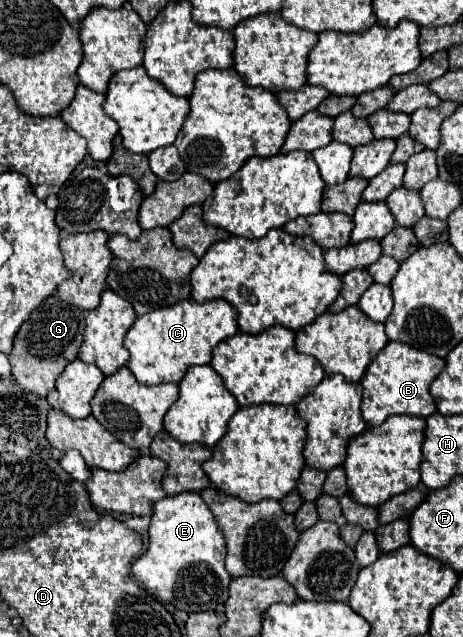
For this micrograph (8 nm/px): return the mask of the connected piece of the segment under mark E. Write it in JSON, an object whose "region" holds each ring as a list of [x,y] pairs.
{"region":[[[185,491],[153,503],[149,547],[131,565],[131,575],[163,605],[193,611],[223,611],[229,573],[225,571],[225,539],[199,493]]]}

